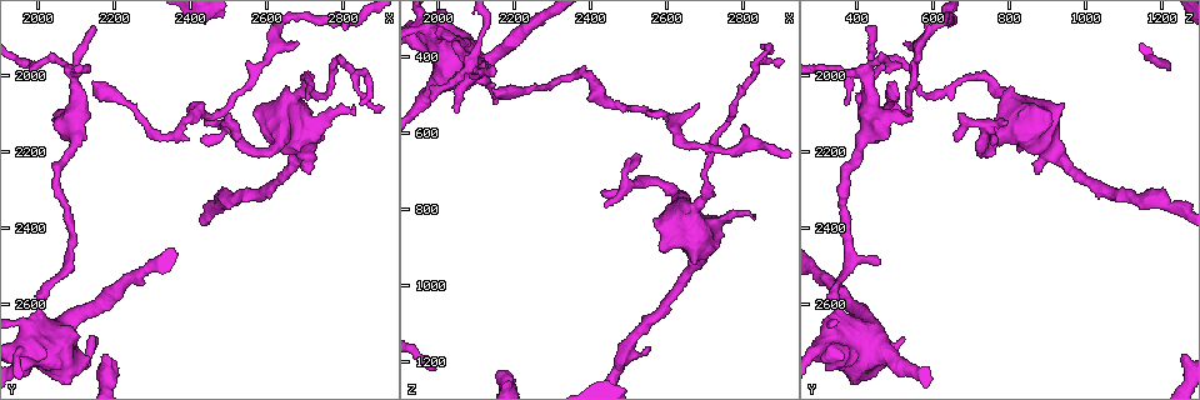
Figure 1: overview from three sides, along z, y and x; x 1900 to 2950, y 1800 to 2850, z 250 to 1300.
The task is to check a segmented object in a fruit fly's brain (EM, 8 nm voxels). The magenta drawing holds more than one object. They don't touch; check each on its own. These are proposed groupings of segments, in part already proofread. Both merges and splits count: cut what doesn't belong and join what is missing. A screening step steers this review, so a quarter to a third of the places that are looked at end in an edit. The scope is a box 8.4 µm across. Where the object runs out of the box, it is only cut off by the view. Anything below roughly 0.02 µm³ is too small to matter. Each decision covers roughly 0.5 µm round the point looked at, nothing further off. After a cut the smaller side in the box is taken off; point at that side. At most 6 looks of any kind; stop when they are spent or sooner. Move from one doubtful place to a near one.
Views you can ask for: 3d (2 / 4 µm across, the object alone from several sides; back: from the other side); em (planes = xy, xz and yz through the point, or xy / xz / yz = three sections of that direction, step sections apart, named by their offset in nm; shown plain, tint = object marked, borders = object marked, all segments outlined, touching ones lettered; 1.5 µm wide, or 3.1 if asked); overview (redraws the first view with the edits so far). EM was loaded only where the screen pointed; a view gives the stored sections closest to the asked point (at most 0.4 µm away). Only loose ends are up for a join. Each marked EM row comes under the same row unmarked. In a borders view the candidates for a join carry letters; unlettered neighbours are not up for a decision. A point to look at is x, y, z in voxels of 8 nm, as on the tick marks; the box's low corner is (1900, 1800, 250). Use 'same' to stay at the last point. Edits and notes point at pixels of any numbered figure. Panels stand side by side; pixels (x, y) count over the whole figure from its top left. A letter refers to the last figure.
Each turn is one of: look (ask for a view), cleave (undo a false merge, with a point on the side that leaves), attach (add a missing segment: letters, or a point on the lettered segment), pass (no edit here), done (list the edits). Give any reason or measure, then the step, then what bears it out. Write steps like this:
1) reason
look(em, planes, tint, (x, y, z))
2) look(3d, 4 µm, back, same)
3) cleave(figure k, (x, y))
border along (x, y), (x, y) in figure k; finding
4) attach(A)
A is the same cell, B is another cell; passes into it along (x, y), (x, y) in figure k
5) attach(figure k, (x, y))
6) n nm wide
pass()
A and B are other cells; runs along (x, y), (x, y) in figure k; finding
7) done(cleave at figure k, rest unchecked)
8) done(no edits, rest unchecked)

sharp bend
look(em, xz, step 4, borders, (2330, 2165, 460))

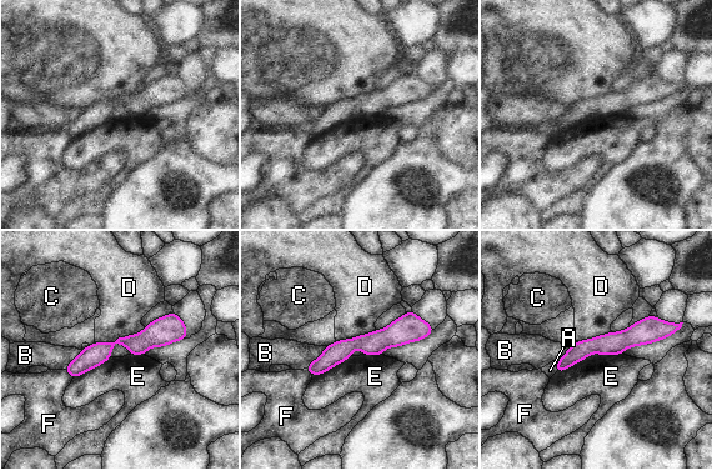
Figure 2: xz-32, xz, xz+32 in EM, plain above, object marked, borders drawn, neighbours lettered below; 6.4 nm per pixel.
look(em, planes, borders, same)

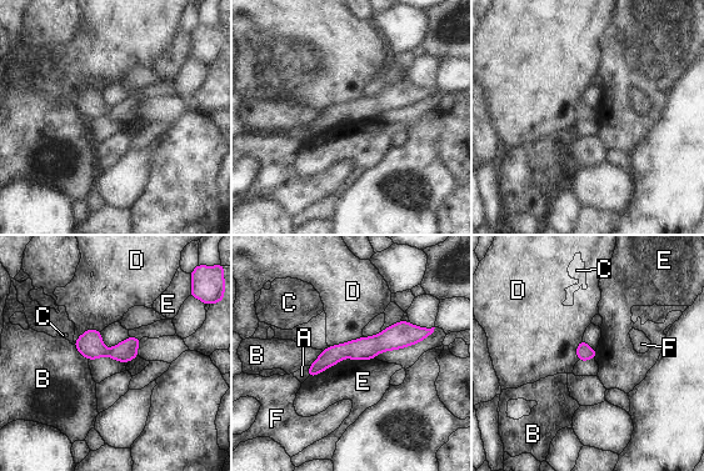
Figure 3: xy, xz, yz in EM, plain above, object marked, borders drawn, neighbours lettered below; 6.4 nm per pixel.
pass()
A, B, C, D, E and F are other cells; border along (344, 357), (308, 377) in figure 3; all the same neuron

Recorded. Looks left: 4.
an open end
look(em, planes, borders, (2160, 2685, 520))

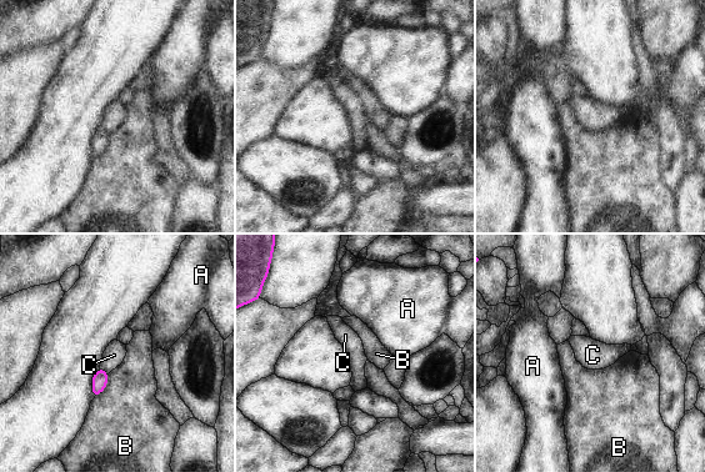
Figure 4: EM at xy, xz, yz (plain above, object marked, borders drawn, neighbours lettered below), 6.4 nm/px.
pass()
A, B and C are other cells; border along (100, 367), (108, 373) in figure 4; none of them fits

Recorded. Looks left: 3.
thick end
look(3d, 4 µm, (2705, 2260, 870))

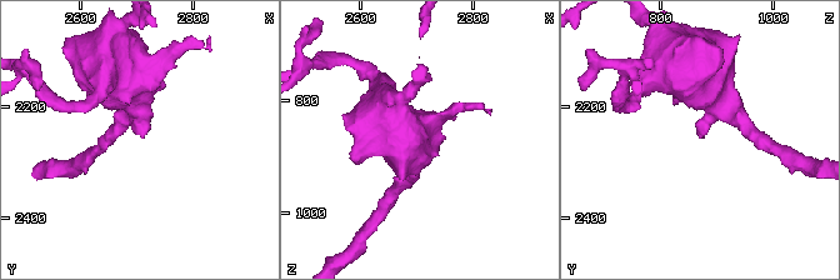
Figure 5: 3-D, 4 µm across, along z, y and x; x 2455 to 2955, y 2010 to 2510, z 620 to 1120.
look(em, xz, step 8, borders, (2715, 2255, 865))

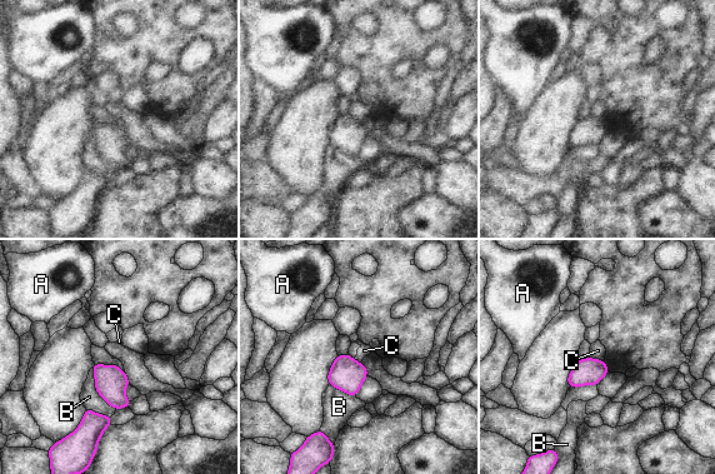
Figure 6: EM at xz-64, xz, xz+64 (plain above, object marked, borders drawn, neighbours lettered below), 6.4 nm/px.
pass()
A, B and C are other cells; border along (590, 357), (603, 360) in figure 6; none of them fits

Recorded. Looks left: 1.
done(no edits, rest unchecked)

